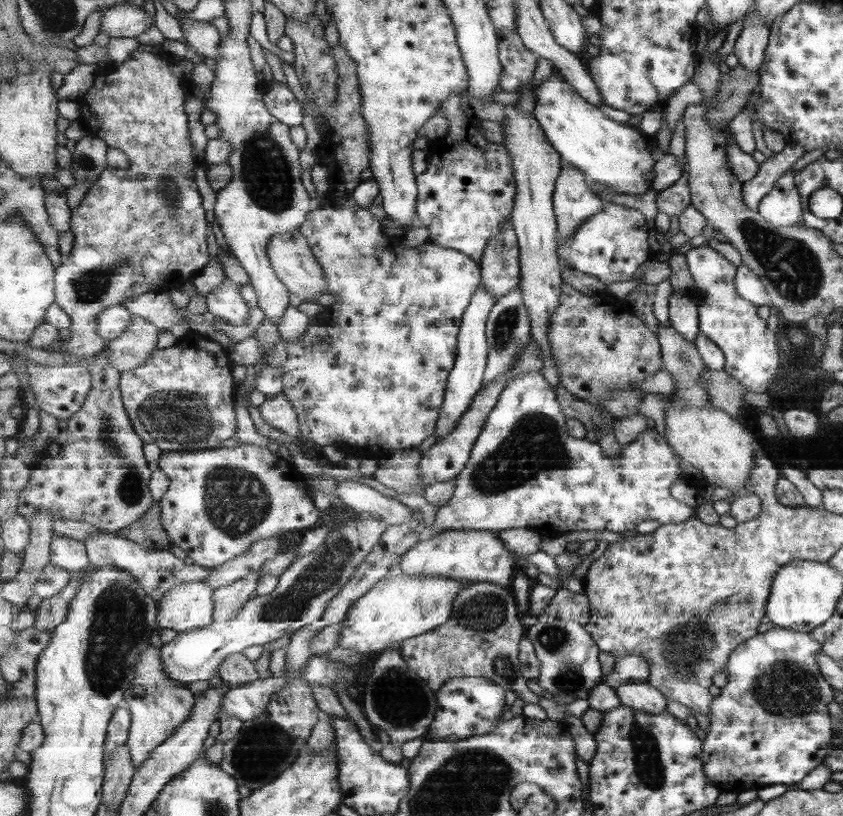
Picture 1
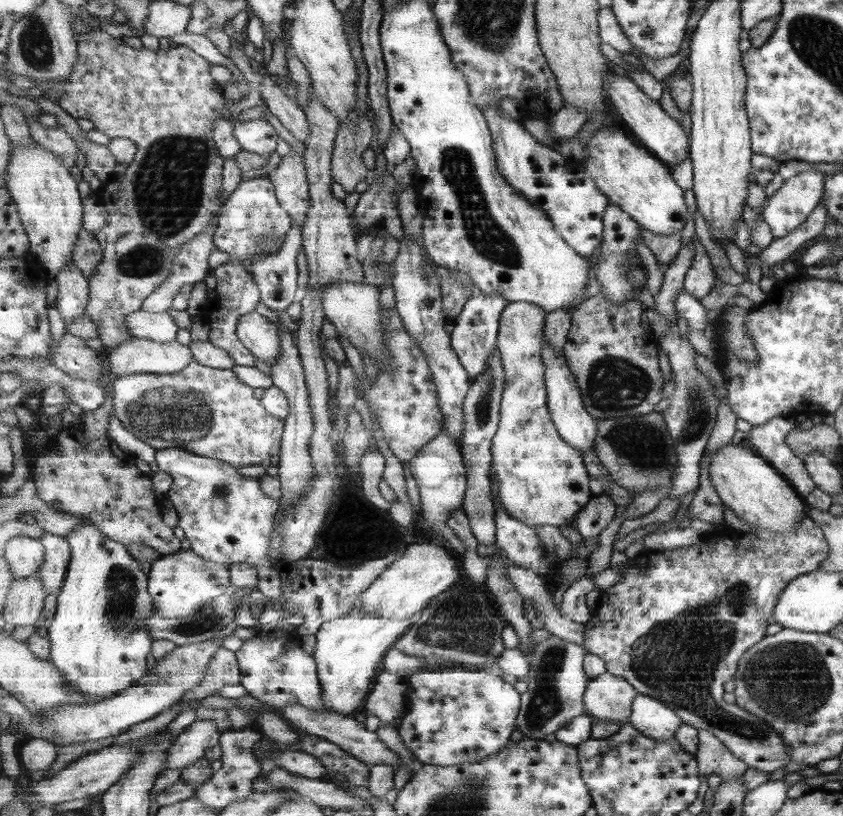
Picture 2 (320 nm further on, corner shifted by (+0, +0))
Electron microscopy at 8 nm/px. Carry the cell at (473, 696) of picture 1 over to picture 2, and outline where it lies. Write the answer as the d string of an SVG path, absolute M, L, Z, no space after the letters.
M481 668L463 670L418 671L408 677L410 708L398 726L401 743L415 754L417 761L432 768L483 763L491 754L499 753L512 740L516 720L522 707L522 694L501 675Z

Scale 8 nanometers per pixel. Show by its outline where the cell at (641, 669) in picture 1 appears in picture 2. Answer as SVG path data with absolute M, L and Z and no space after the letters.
M607 672L588 682L584 694L585 710L592 718L625 724L632 715L638 693L630 681Z

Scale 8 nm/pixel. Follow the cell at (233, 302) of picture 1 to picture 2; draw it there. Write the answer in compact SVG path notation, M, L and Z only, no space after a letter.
M257 312L244 315L238 324L238 336L257 360L267 361L272 367L281 355L279 329Z

